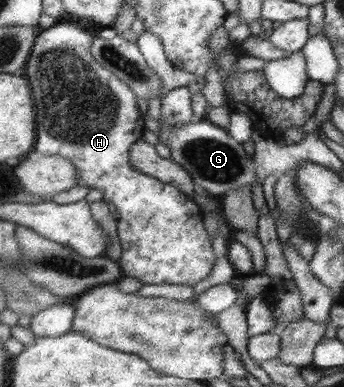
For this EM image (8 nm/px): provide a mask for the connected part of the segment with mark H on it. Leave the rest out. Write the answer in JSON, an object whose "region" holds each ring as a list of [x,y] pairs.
{"region":[[[82,21],[78,24],[69,22],[56,22],[53,26],[42,30],[39,33],[35,47],[32,49],[30,60],[27,62],[24,74],[29,77],[31,81],[31,87],[33,87],[33,93],[35,93],[35,103],[37,103],[37,113],[39,113],[39,145],[37,145],[37,151],[43,155],[55,155],[61,156],[69,161],[73,162],[73,165],[78,169],[78,185],[85,185],[88,189],[99,189],[102,195],[102,201],[106,204],[113,205],[113,209],[119,214],[119,225],[116,228],[116,234],[121,246],[121,255],[118,261],[118,266],[122,270],[124,276],[135,277],[139,279],[143,284],[163,284],[163,283],[175,283],[194,286],[199,283],[201,279],[209,276],[212,269],[215,257],[213,257],[213,251],[211,251],[211,241],[207,237],[206,229],[203,229],[201,225],[201,211],[199,206],[194,201],[189,201],[183,193],[179,193],[175,187],[166,183],[161,183],[155,177],[145,175],[138,172],[129,163],[129,148],[132,143],[135,143],[139,137],[141,137],[141,131],[143,131],[143,121],[141,121],[141,115],[137,107],[137,98],[135,97],[133,90],[126,84],[118,79],[115,74],[112,74],[109,70],[106,70],[96,62],[91,53],[89,53],[89,47],[93,41],[93,36],[82,28]]]}

